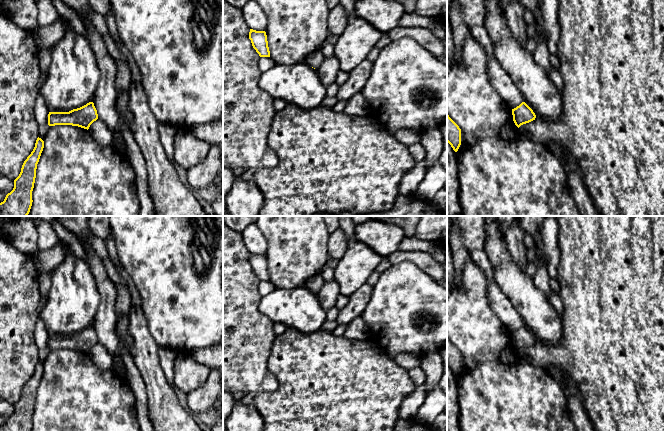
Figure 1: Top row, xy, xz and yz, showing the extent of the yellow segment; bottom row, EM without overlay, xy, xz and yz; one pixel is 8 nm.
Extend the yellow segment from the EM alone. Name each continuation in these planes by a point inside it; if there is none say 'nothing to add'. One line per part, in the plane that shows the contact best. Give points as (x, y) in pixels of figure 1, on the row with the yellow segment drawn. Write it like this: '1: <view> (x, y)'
nothing to add

